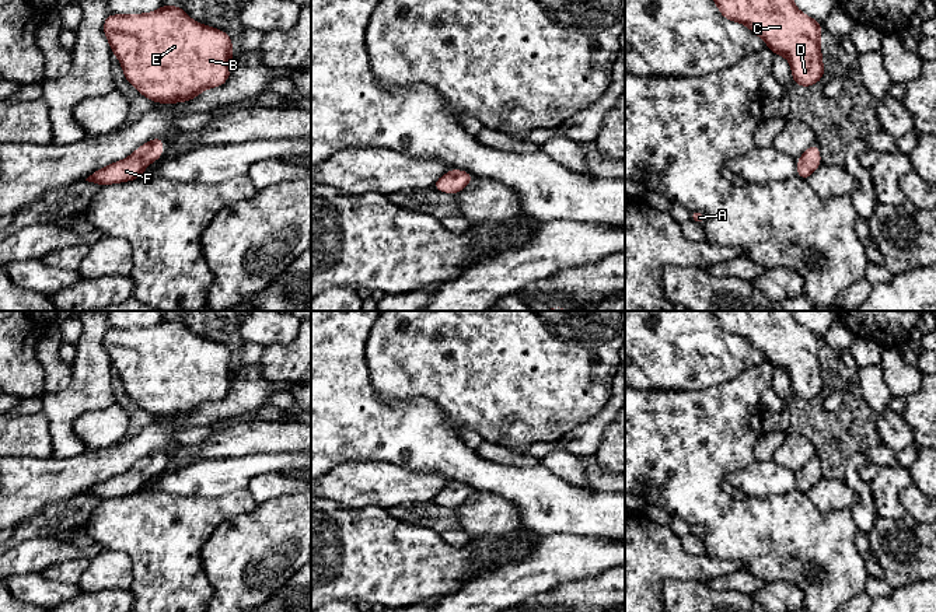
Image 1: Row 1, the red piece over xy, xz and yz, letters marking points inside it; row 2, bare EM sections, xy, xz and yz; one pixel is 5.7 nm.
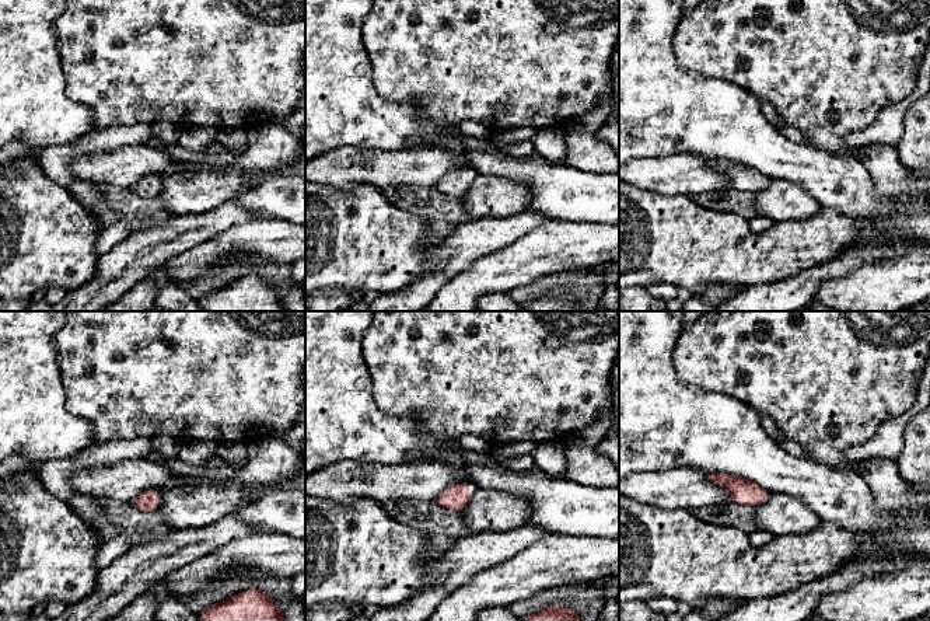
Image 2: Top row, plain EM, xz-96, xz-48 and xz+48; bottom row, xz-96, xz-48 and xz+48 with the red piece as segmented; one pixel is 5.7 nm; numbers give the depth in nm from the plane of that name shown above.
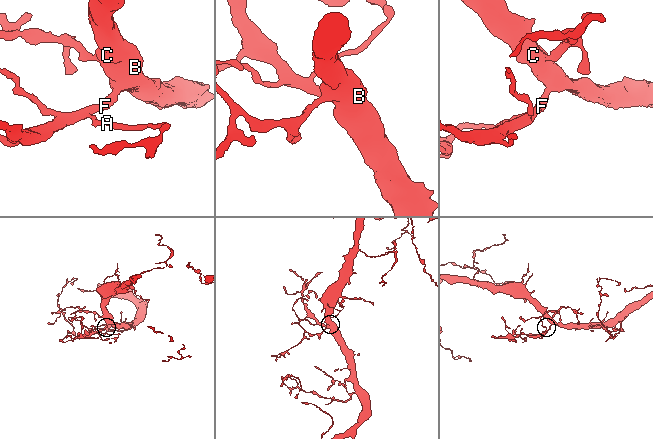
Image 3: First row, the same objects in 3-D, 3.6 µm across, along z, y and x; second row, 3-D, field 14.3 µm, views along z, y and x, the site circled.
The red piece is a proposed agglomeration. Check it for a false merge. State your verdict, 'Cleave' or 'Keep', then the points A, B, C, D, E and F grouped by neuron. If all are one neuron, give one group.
Keep. Groups: A B C D E F

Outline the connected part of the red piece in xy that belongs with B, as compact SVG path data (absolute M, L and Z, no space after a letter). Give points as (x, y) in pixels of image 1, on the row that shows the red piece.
M163 4L147 14L109 14L104 21L104 34L126 80L154 102L186 102L206 88L221 87L231 71L230 35L193 21L182 7Z

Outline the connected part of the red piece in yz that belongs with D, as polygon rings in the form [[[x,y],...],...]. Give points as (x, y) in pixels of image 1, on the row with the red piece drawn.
[[[713,0],[726,20],[747,25],[761,36],[773,55],[785,56],[792,66],[797,85],[811,87],[823,78],[824,66],[820,48],[823,25],[797,10],[793,0]]]

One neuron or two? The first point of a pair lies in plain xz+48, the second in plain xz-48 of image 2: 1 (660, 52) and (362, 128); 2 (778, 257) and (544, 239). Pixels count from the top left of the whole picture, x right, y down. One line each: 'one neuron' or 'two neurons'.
1: one neuron
2: two neurons

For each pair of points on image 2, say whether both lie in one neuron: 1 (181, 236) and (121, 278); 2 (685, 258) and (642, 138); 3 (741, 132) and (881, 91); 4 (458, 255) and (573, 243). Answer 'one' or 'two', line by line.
1: one
2: two
3: two
4: two

